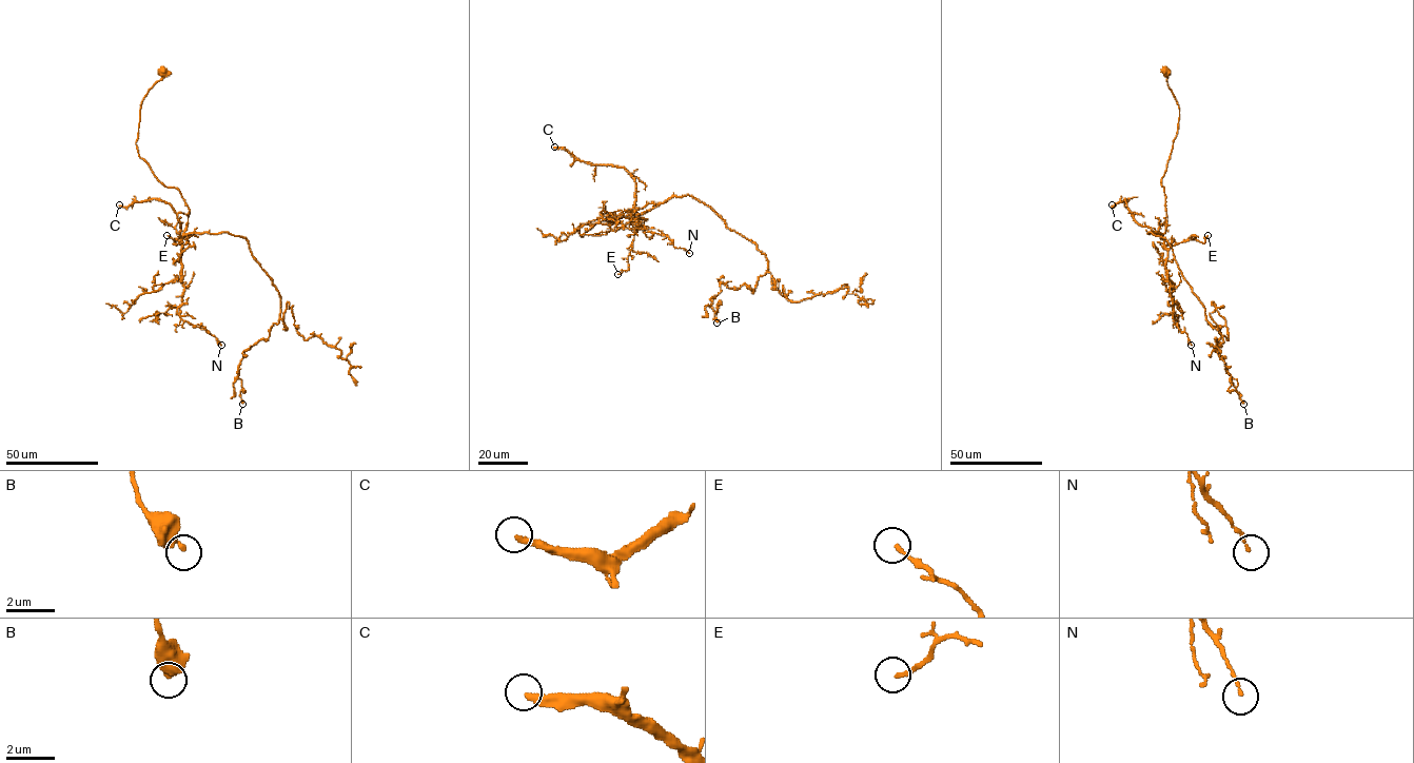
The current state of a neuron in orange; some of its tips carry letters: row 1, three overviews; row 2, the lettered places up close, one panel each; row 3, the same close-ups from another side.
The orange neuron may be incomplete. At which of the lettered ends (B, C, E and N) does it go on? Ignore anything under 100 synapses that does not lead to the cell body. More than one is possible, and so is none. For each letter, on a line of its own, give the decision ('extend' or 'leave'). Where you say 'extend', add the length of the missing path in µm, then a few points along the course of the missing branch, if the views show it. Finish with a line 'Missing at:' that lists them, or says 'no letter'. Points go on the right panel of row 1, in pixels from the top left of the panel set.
B: leave
C: extend; missing 110 µm; course (1112, 204), (1101, 201), (1091, 204), (1075, 215), (1076, 221), (1079, 226), (1077, 215), (1086, 187), (1083, 165)
E: leave
N: leave
Missing at: C

